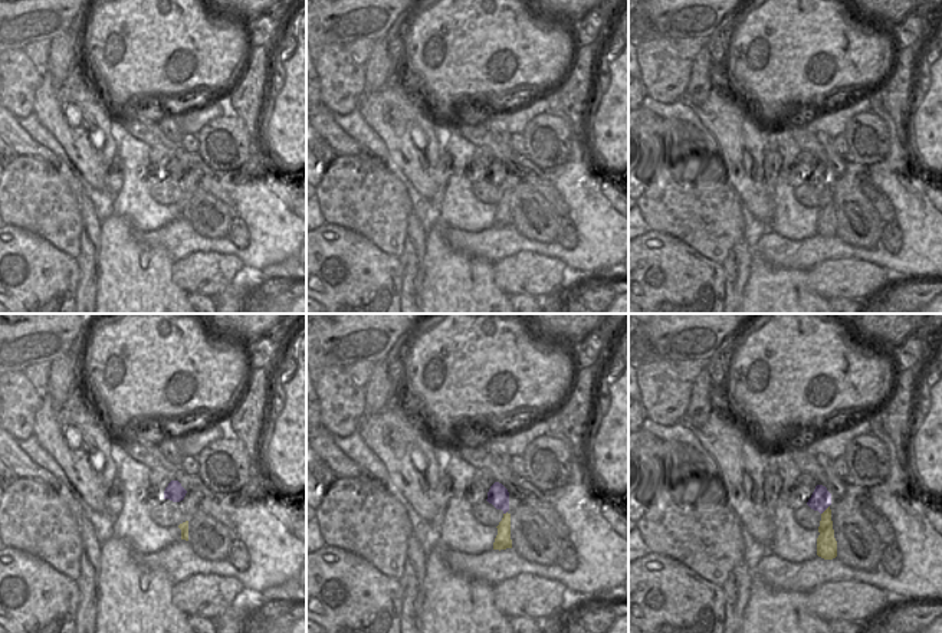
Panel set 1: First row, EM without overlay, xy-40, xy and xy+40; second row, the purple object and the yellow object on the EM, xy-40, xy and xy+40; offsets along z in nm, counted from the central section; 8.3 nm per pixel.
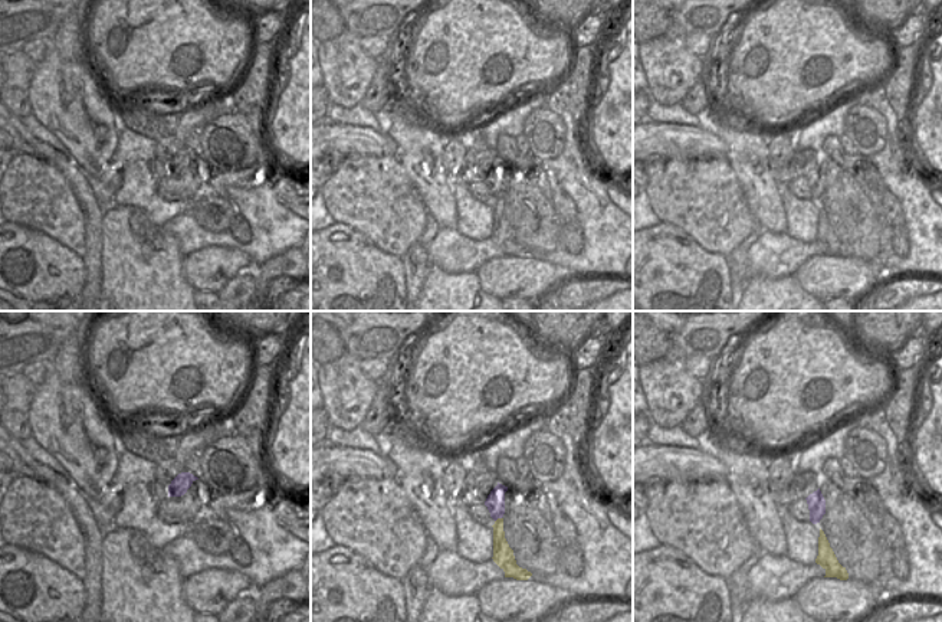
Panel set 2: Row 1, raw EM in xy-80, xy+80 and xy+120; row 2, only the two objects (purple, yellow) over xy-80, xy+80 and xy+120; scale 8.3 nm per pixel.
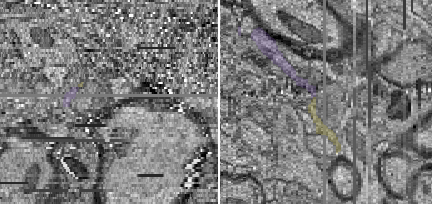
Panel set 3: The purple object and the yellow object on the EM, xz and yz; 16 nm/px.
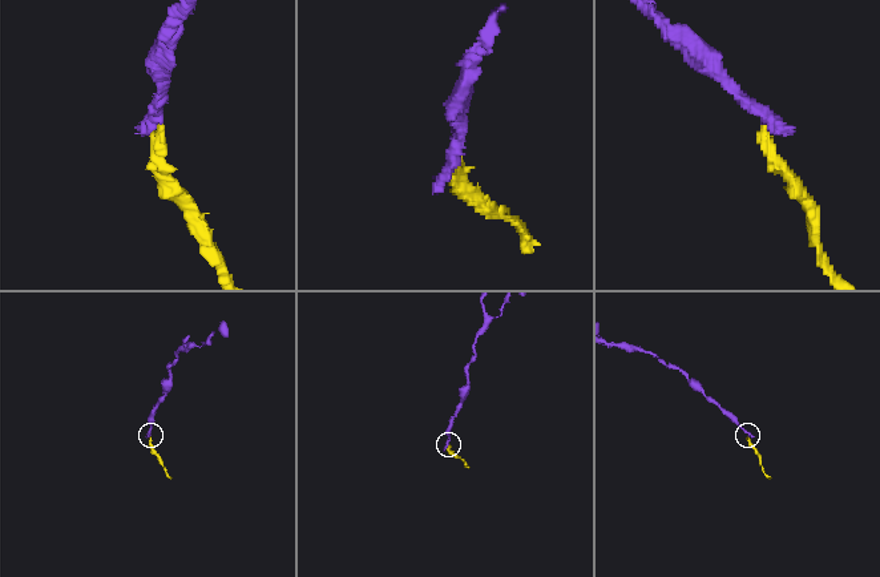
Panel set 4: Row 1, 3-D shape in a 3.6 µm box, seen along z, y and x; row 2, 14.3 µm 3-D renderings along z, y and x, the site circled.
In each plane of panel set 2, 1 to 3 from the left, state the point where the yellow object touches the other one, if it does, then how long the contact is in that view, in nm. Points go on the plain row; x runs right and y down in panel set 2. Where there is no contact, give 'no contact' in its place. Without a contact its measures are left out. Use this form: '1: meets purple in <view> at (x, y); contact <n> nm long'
1: no contact
2: meets purple in xy+80 at (498, 195); contact 70 nm long
3: no contact

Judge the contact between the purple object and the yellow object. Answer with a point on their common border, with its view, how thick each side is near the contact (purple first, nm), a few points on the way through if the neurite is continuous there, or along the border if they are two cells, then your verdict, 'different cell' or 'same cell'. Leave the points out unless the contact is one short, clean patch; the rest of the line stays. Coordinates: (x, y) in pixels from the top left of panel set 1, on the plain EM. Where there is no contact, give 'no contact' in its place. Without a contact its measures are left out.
meets purple in xy+40 at (826, 186); 170 nm thick on the purple side, 130 nm on the other; border along xy+40 (829, 183), (821, 192); different cell

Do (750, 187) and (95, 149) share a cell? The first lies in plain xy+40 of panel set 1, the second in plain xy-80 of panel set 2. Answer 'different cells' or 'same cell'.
same cell

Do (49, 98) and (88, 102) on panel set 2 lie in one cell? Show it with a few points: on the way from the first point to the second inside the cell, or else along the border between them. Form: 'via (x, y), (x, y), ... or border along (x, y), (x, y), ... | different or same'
via (59, 98), (78, 98) | same

